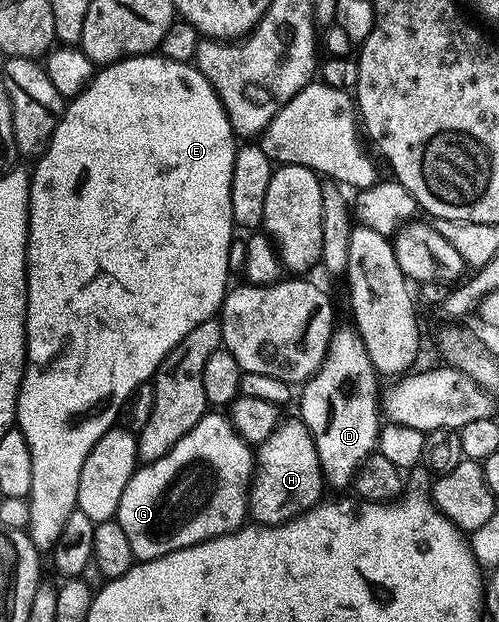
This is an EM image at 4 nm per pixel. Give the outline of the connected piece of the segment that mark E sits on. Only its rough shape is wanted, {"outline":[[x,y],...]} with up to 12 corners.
{"outline":[[197,66],[95,70],[32,167],[30,540],[231,278]]}

